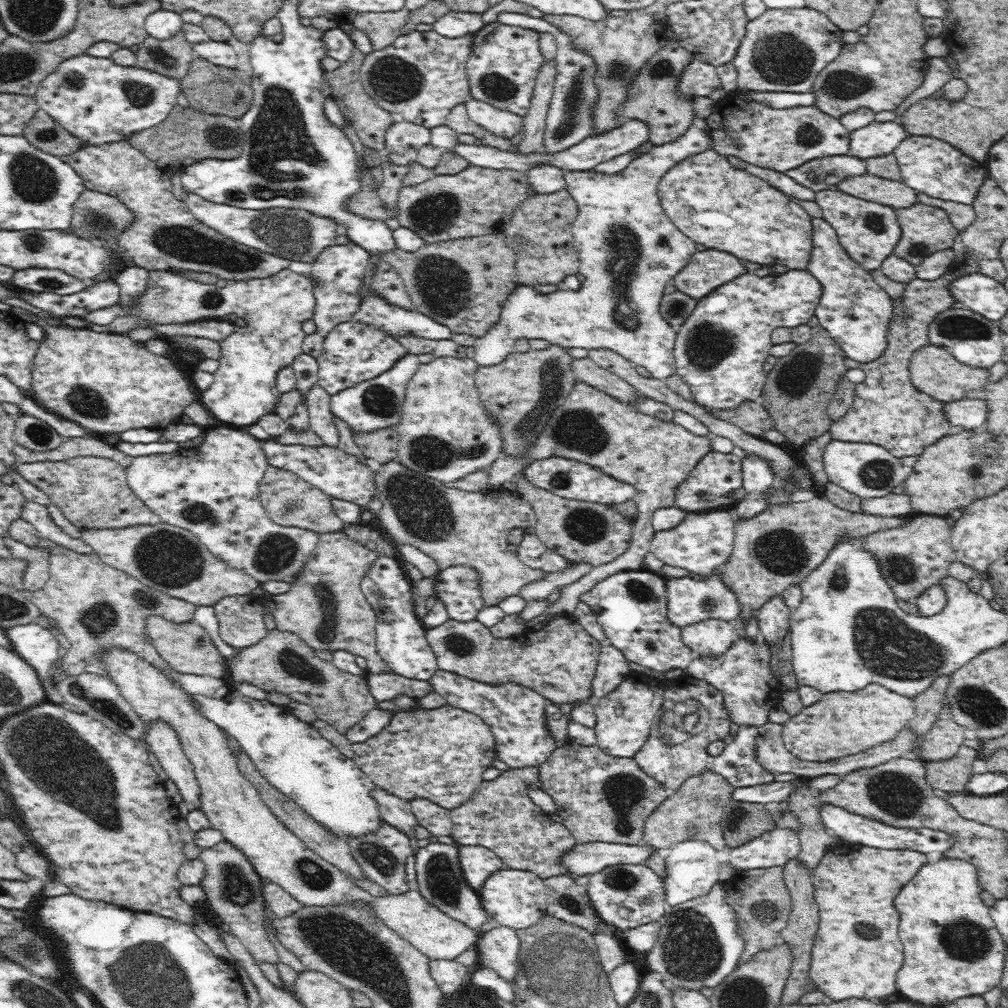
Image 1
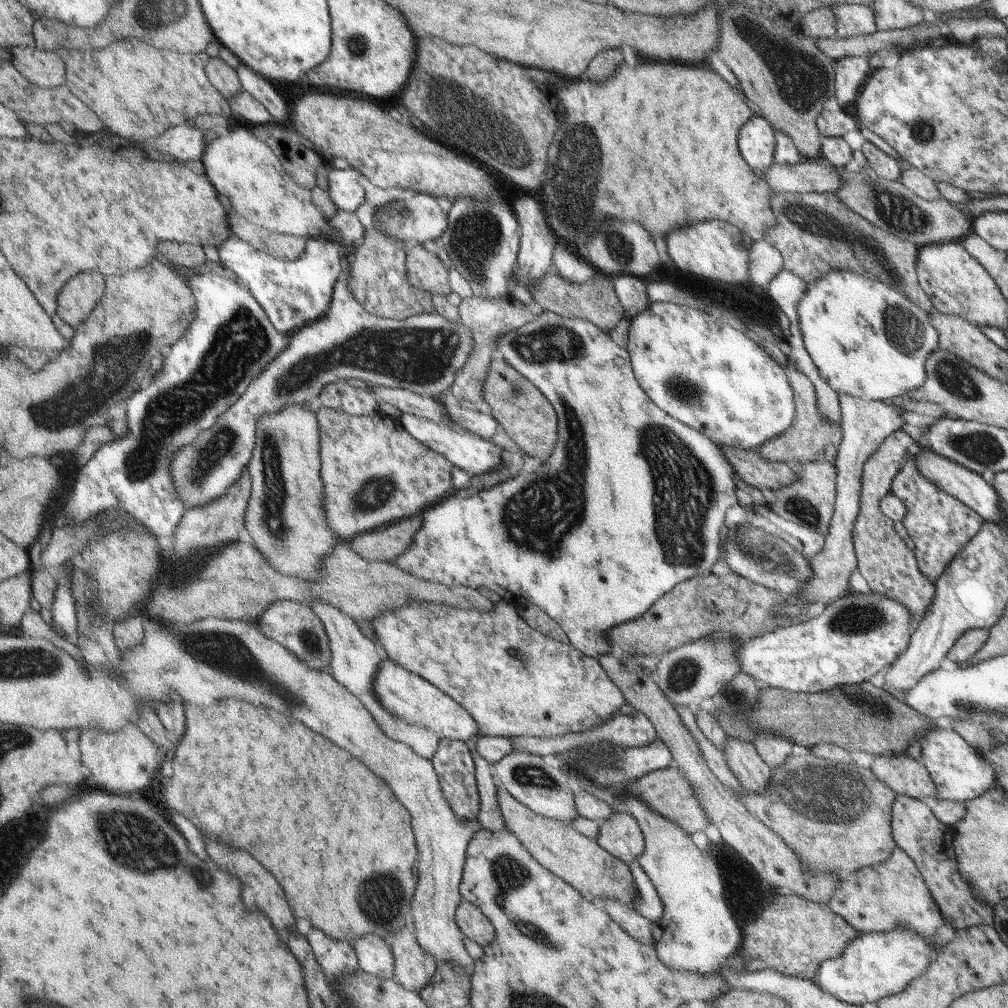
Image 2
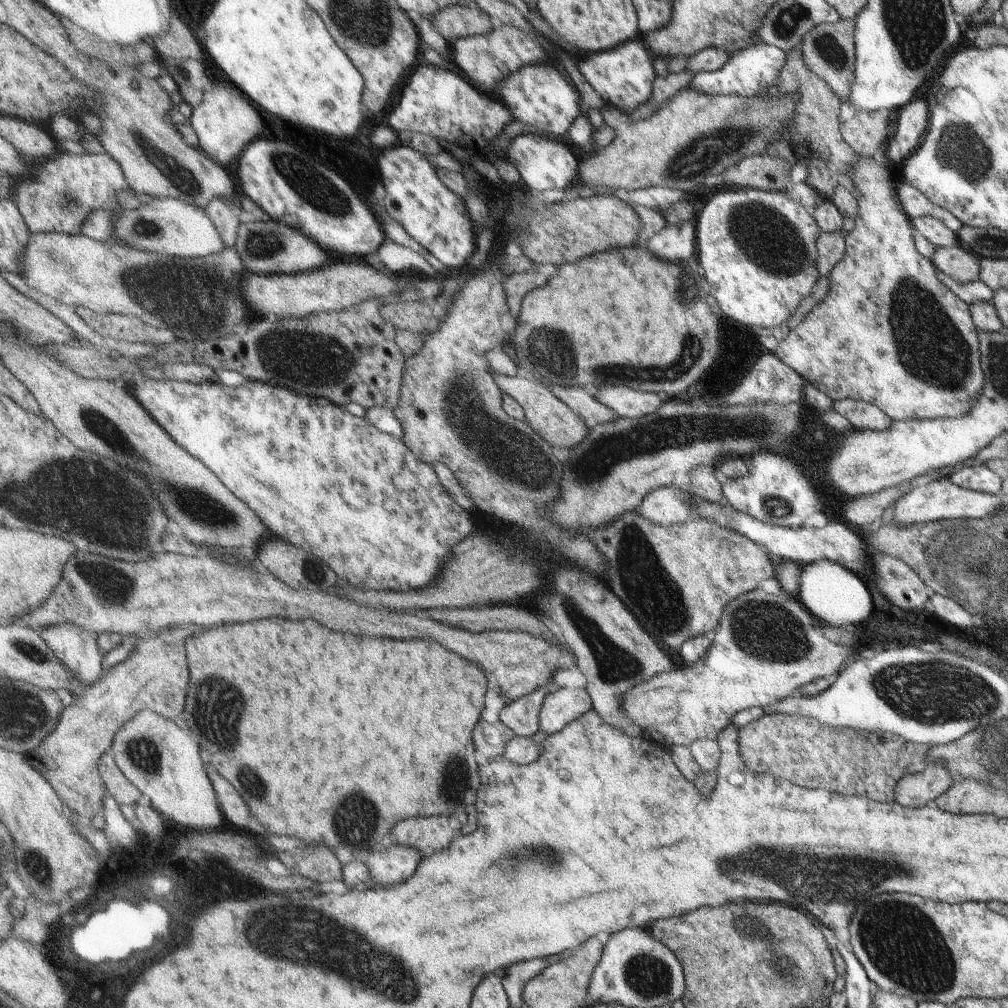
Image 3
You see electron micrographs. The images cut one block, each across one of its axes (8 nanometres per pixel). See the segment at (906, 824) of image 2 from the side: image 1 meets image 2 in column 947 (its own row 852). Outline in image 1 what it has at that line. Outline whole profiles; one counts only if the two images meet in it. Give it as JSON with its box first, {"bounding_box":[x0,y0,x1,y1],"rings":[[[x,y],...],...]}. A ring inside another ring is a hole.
{"bounding_box":[810,841,928,1001],"rings":[[[841,841],[829,845],[826,856],[821,858],[816,870],[810,874],[815,888],[815,899],[819,908],[819,929],[814,938],[812,966],[810,976],[818,984],[817,990],[824,992],[830,1001],[847,1001],[849,998],[886,998],[896,992],[896,974],[902,968],[904,948],[898,940],[897,914],[894,900],[904,885],[918,874],[928,856],[916,850],[888,850],[874,847],[858,846],[850,849],[852,844]]]}

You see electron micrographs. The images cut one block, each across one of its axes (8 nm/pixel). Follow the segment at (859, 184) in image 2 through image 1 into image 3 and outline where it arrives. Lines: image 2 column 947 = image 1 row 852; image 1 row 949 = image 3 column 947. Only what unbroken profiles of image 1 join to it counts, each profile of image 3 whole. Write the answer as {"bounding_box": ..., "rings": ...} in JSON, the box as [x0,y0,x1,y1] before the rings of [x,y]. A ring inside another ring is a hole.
{"bounding_box":[932,246,979,284],"rings":[[[947,246],[947,248],[935,248],[932,263],[945,276],[950,276],[959,284],[979,281],[979,264],[975,256],[966,248],[959,246]]]}

